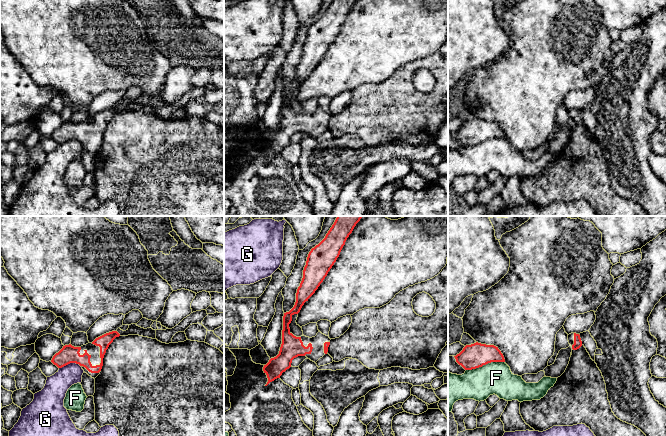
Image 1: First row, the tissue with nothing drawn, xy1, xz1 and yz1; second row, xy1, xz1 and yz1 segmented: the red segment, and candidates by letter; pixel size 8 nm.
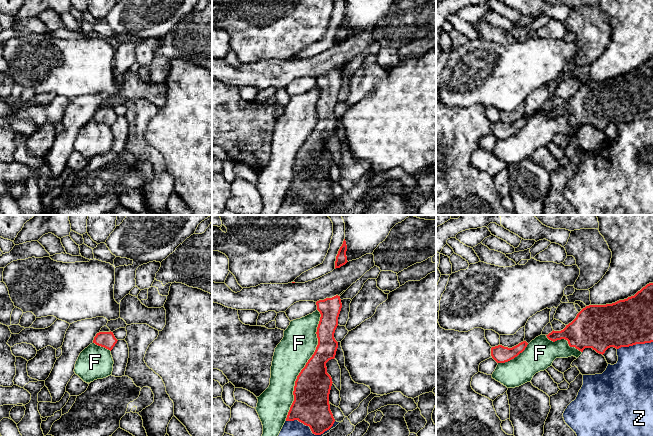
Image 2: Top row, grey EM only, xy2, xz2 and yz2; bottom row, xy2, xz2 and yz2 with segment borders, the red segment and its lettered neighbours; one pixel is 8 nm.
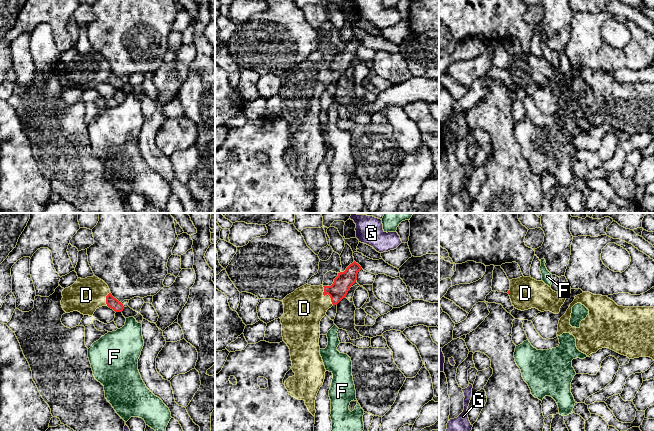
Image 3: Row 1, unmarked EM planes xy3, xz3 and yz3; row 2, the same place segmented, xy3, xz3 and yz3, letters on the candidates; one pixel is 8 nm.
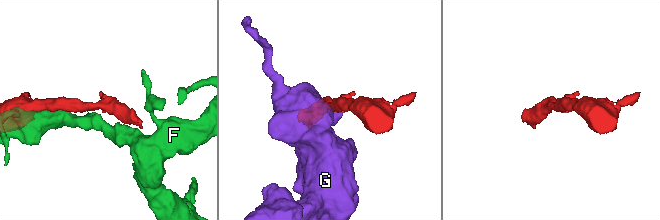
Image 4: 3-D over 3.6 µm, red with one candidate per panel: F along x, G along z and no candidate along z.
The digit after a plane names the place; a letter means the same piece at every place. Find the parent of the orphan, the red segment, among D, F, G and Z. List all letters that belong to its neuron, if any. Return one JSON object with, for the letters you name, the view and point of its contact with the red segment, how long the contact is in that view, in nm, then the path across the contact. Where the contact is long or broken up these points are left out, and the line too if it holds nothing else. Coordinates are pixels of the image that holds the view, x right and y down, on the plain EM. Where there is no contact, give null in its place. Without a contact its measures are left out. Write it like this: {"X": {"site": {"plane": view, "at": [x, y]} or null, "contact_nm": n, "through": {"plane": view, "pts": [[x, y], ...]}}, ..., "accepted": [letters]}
{"D": {"site": {"plane": "xz3", "at": [327, 69]}, "contact_nm": 180, "through": {"plane": "xz3", "pts": [[338, 66], [335, 69], [327, 69], [304, 84]]}}, "accepted": ["D"]}

